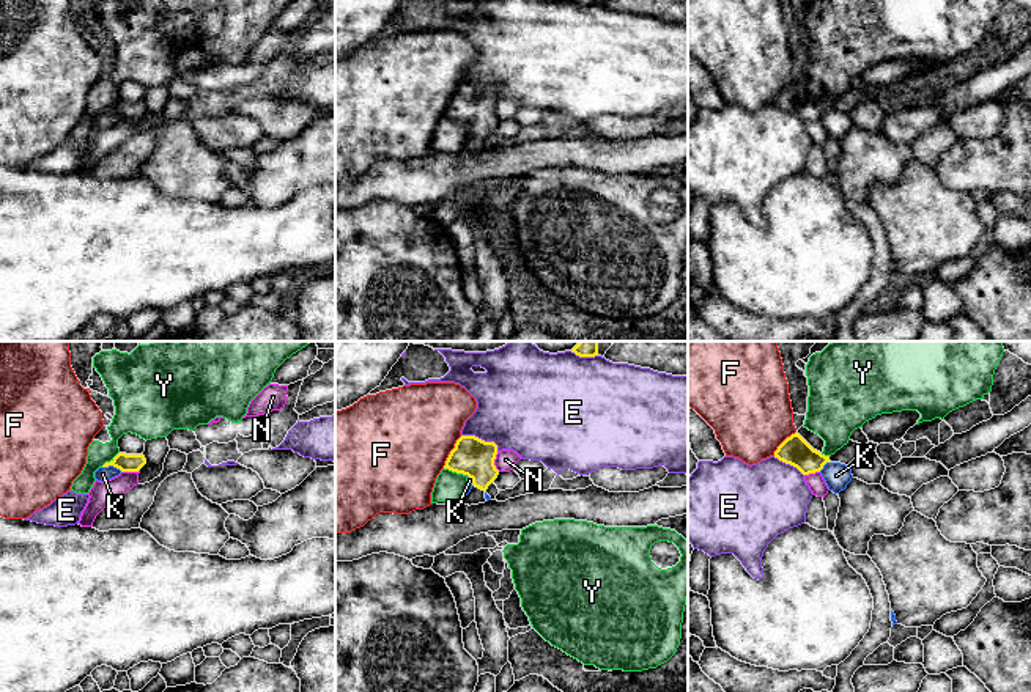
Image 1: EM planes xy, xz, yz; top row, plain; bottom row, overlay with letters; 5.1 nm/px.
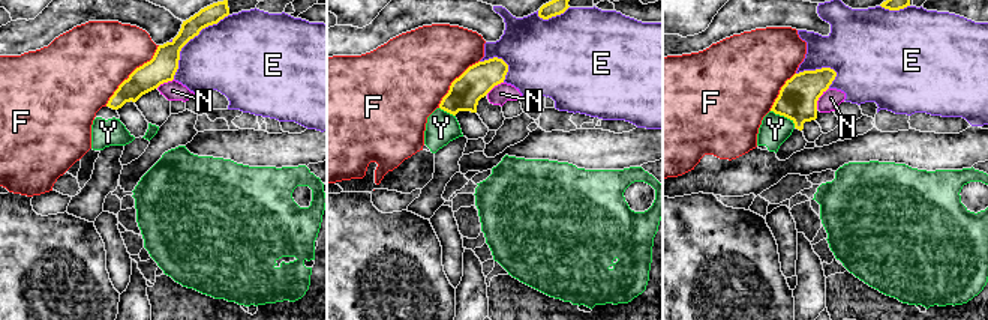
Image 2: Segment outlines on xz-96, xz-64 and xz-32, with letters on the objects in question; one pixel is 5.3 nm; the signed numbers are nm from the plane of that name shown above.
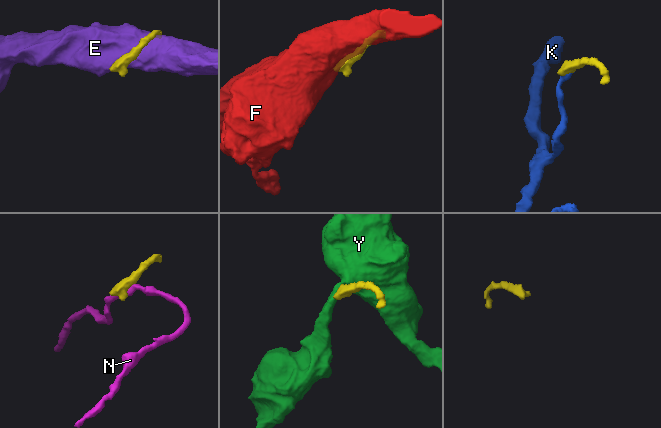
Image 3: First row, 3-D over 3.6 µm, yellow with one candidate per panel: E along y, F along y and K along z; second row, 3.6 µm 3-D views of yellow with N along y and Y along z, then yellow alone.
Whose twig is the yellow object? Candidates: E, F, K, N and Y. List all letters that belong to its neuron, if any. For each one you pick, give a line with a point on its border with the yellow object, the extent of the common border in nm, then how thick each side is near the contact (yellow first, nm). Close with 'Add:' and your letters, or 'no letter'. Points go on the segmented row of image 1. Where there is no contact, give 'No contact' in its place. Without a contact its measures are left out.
Add: no letter

